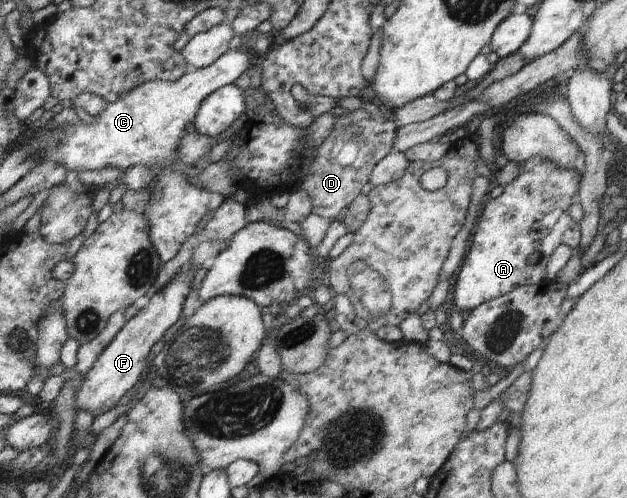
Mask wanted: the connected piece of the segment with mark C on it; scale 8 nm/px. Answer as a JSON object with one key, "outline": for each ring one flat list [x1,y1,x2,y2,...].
{"outline":[[242,46,235,50,230,50,217,59,216,63,205,68,198,68,193,72,183,75,175,82,163,82,160,80,149,81,133,89,127,96,117,102,107,105,107,108,96,117,92,124,83,123,82,125,69,125,64,130,63,139,57,144,56,148,43,148,42,162,56,162,64,166,67,170,86,171,86,169,102,169,106,165,114,166,120,170,141,166,144,164,151,170,154,169,157,177,153,185,153,199,148,206,144,207,144,215,150,220,150,235,154,245,157,247,161,260,165,263,172,257,178,255,182,245,190,235,199,235,201,224,206,217,214,215,217,209,225,202,227,196,218,192,211,192,204,188,198,188,196,183,192,183,185,174,182,173,182,163,177,154,181,139,185,137,184,127,186,123,193,123,197,113,201,109,202,103,208,99,216,90,220,90,225,85,232,84,240,75,250,71,253,59,252,50]]}

